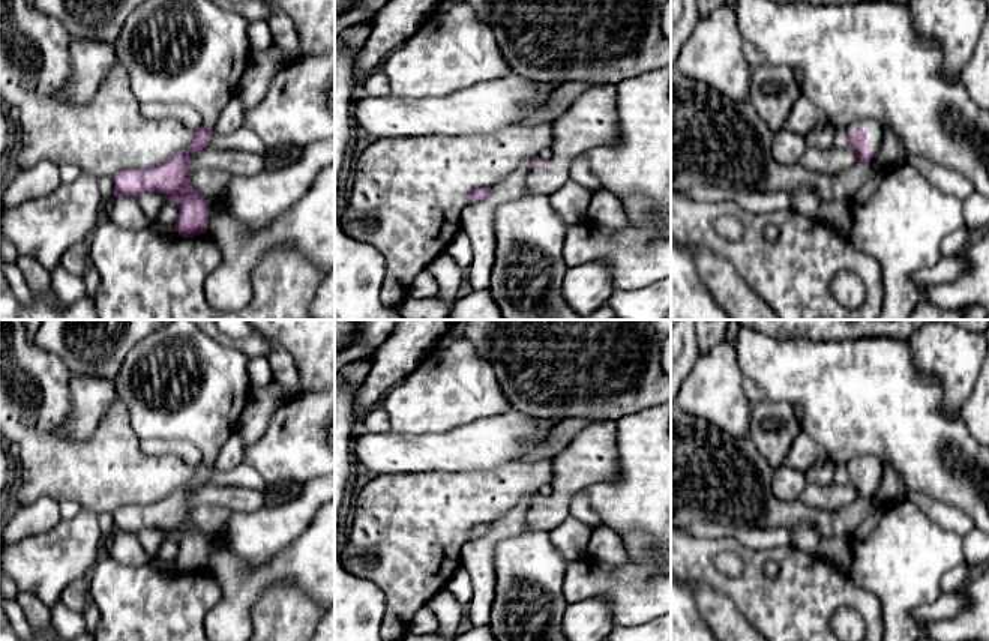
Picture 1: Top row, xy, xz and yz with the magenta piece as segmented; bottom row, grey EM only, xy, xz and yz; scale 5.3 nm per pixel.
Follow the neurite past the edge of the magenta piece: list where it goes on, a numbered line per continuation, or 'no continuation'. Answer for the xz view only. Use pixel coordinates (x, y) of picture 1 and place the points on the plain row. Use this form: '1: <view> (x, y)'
1: xz (590, 458)

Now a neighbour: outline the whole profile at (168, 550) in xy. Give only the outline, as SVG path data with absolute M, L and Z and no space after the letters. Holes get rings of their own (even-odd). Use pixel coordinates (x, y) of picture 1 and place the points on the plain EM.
M174 537L167 539L167 540L162 542L155 558L159 560L159 561L165 561L165 563L174 563L177 552L179 552L177 540Z

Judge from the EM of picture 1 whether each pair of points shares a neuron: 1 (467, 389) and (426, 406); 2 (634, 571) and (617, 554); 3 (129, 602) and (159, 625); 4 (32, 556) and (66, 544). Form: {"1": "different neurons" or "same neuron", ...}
{"1": "same neuron", "2": "different neurons", "3": "same neuron", "4": "same neuron"}

